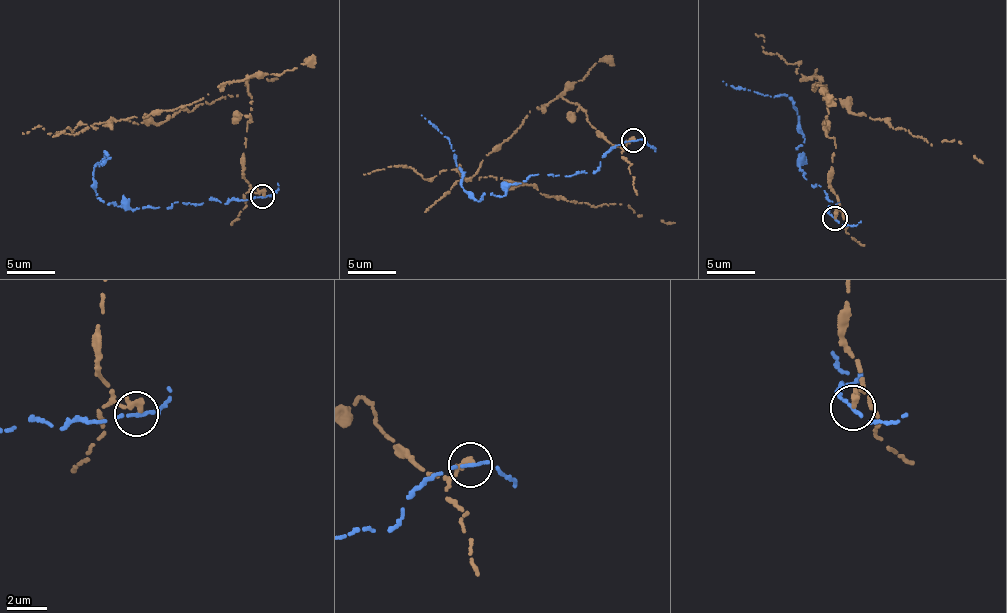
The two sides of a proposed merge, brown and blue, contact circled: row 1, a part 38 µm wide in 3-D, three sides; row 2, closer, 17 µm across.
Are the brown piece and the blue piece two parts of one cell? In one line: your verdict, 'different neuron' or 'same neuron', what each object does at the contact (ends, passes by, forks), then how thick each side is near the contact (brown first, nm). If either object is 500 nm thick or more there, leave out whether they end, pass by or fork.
different neuron | brown ends | blue ends | 360/200 nm

